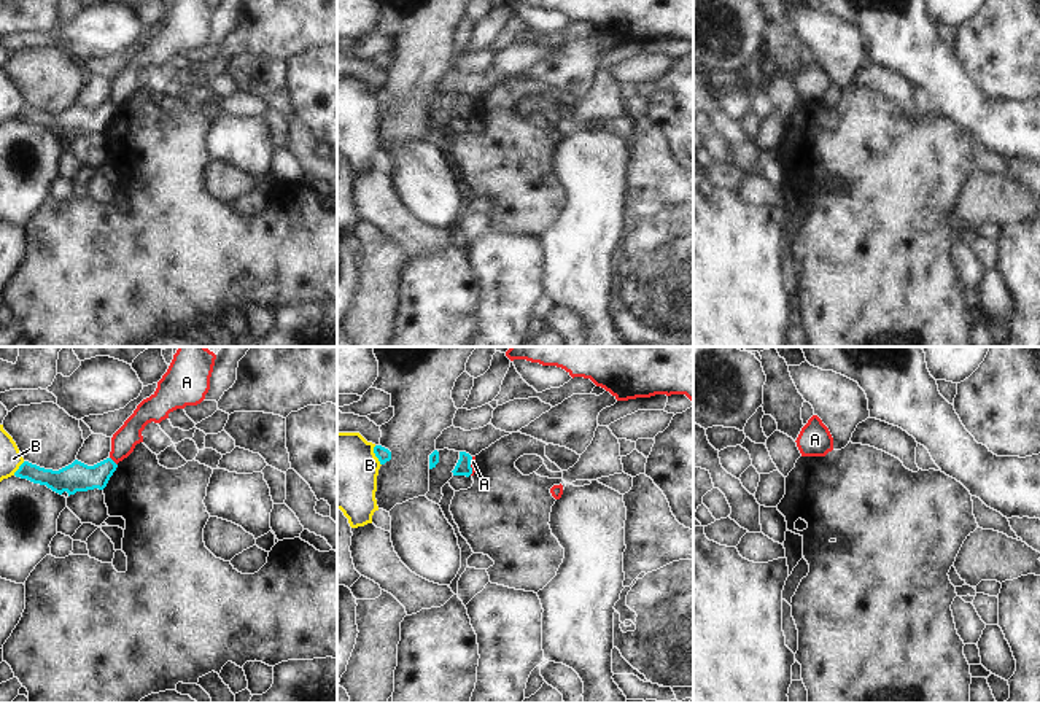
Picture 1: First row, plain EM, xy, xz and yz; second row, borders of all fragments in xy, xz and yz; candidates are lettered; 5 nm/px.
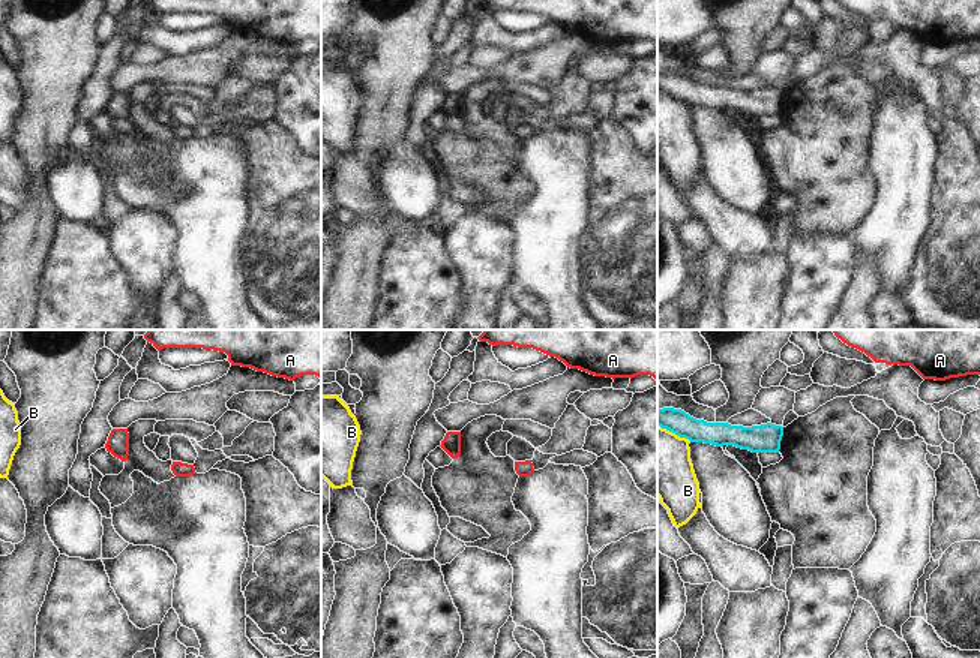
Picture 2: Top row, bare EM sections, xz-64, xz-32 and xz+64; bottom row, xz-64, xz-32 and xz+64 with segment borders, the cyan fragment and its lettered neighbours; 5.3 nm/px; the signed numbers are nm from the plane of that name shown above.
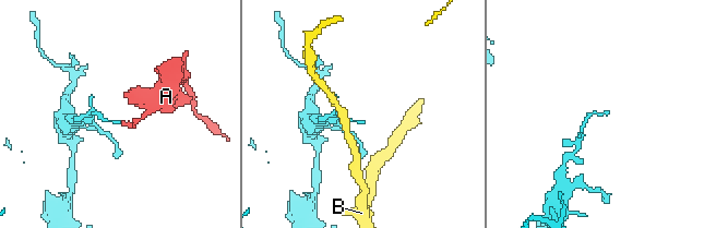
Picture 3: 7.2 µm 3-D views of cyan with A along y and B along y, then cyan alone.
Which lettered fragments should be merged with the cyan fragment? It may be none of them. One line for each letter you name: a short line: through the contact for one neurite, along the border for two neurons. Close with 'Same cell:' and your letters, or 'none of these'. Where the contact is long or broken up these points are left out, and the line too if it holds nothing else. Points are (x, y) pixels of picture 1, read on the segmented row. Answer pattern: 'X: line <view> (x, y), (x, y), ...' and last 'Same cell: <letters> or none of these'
Same cell: none of these

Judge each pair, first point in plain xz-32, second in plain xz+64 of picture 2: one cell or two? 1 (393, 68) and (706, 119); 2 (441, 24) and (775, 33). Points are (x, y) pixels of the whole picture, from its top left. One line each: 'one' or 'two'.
1: two
2: one

